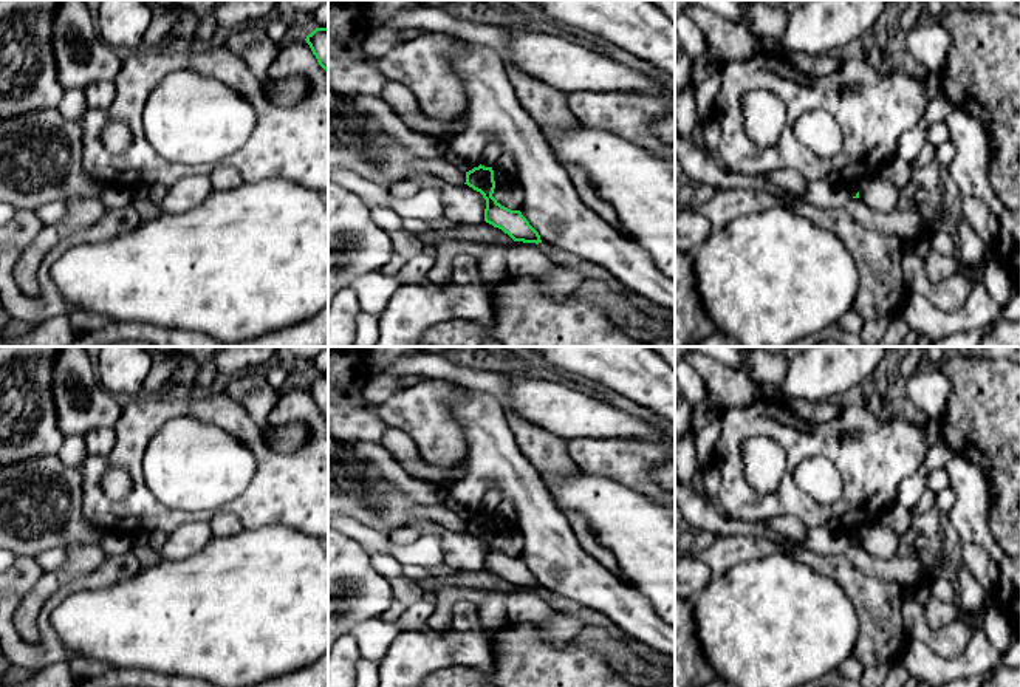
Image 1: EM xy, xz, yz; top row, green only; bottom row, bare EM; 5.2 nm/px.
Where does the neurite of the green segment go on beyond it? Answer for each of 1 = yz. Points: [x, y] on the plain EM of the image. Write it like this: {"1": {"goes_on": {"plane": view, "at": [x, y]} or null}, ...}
{"1": {"goes_on": null}}

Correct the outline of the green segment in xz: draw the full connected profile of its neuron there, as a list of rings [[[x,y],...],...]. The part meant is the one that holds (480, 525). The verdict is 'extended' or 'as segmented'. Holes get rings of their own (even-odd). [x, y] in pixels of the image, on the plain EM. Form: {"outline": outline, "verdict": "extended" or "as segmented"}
{"outline": [[[478,512],[466,518],[466,529],[486,546],[484,568],[501,576],[514,588],[542,590],[539,579],[529,571],[520,557],[501,552],[494,543],[495,528],[492,514]]], "verdict": "as segmented"}

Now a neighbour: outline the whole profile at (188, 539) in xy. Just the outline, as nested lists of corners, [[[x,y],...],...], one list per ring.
[[[190,520],[172,531],[156,552],[163,560],[180,560],[198,552],[212,538],[214,532],[206,520]]]

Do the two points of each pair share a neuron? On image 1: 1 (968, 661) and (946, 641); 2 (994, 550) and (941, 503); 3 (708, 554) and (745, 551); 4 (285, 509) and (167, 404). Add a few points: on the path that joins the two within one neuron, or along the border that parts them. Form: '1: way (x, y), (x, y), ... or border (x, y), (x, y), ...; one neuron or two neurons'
1: border (978, 627), (954, 658), (940, 658), (924, 645); two neurons
2: border (949, 486), (954, 492), (954, 505), (944, 516); two neurons
3: way (717, 554), (735, 551); one neuron
4: way (274, 471), (260, 447), (223, 410), (206, 406); one neuron

